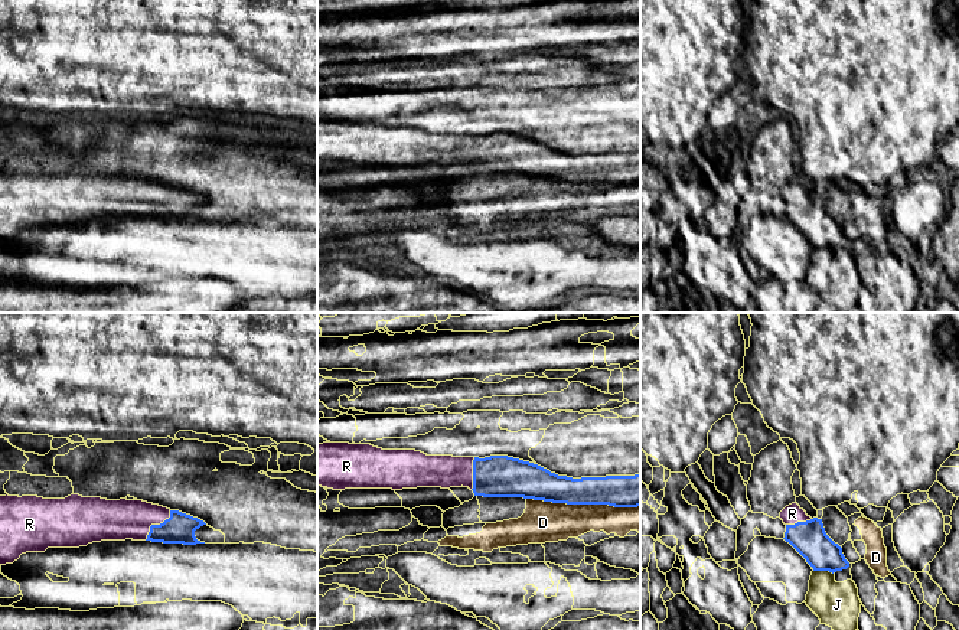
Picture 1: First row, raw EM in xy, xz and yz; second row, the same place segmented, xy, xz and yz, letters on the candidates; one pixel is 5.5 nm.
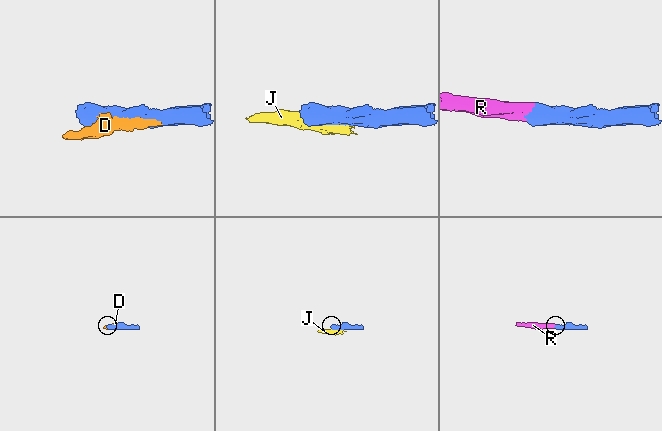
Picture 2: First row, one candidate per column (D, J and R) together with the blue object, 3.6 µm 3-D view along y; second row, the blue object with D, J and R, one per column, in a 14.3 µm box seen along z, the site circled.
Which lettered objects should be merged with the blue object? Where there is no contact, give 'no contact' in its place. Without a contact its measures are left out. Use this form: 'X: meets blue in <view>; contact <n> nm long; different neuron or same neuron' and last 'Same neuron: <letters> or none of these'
D: meets blue in xz; contact 650 nm long; different neuron
J: meets blue in yz; contact 110 nm long; different neuron
R: meets blue in xy; contact 220 nm long; same neuron
Same neuron: R

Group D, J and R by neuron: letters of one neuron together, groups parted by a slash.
D / J / R

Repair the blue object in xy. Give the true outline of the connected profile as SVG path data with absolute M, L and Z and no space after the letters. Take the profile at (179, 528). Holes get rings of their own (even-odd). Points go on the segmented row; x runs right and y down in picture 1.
M6 494L6 496L0 496L0 565L13 564L14 561L20 558L22 554L26 554L26 552L45 552L48 548L79 548L79 546L87 546L88 544L101 542L101 541L133 539L133 541L151 541L151 542L183 544L183 545L205 544L205 542L198 541L195 536L195 531L203 525L206 523L198 518L182 513L179 510L170 510L159 505L147 503L143 500L127 500L127 499L107 500L101 497L82 497L79 494L71 494L65 499L43 499L37 496L19 497L19 496Z

